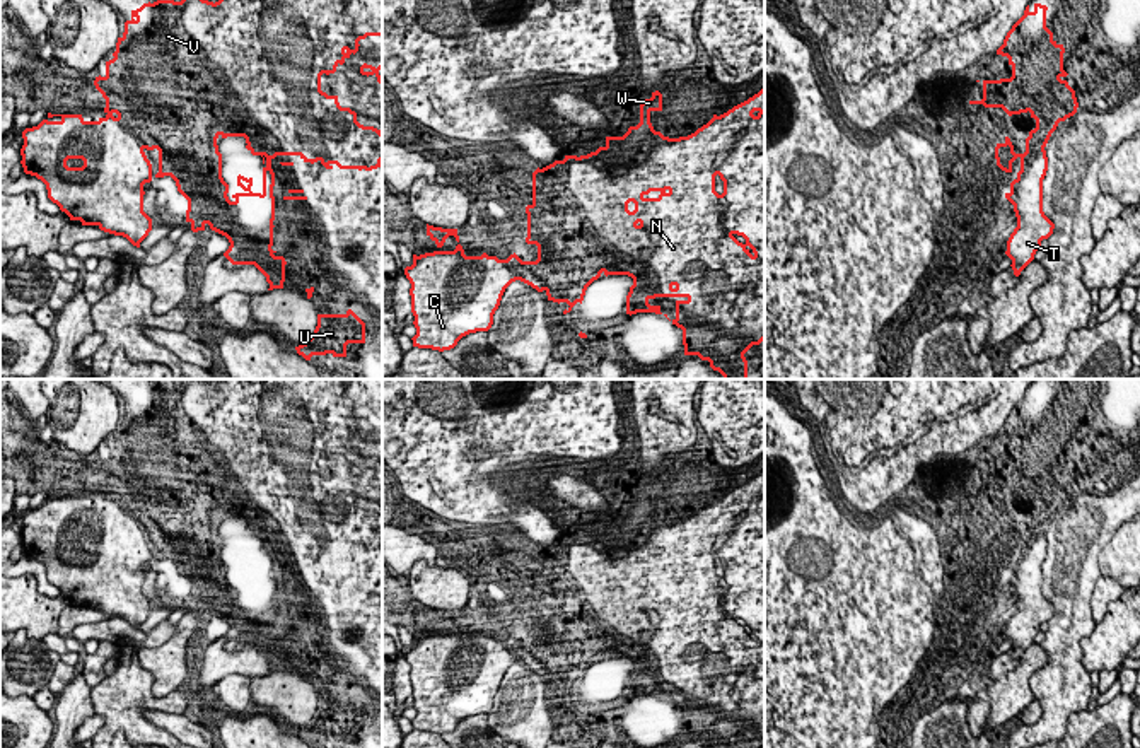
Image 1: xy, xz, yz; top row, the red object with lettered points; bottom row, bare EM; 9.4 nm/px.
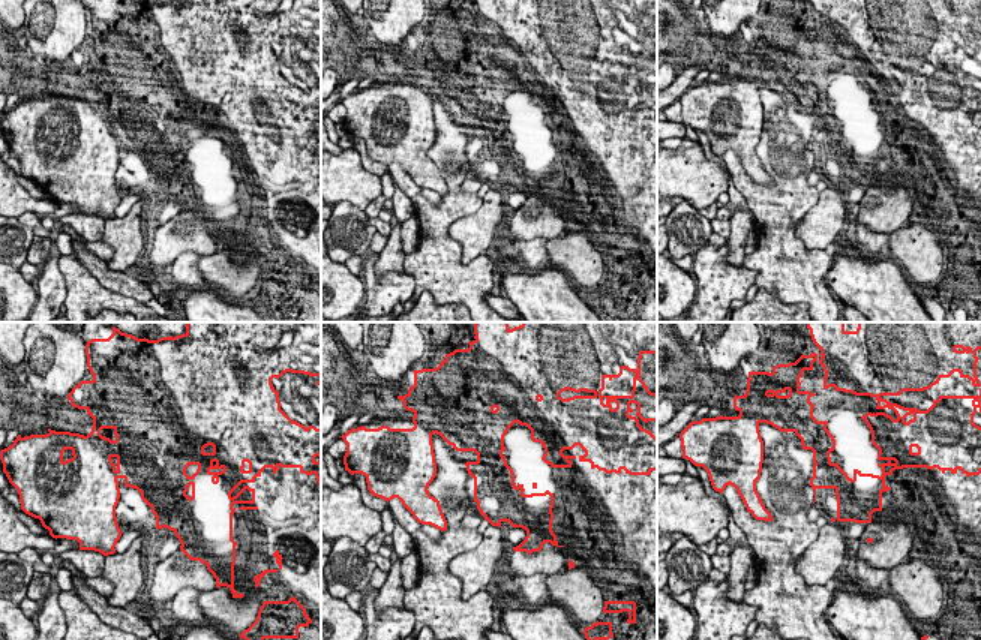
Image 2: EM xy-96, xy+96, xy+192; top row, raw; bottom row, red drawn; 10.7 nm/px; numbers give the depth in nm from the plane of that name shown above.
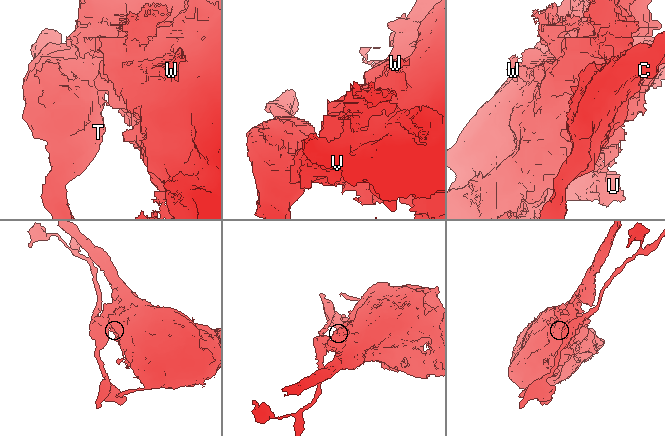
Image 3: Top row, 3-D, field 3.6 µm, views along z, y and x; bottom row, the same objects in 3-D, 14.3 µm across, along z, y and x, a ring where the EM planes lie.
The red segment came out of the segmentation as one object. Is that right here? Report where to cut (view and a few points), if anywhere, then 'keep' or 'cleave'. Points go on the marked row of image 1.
cut xy (115, 118), (132, 123), (145, 146); cleave

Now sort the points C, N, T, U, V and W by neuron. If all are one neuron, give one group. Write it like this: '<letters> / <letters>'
C T / N U V W

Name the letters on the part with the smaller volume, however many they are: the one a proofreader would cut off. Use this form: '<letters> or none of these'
C, T

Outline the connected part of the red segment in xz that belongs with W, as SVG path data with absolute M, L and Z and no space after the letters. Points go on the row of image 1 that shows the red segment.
M765 87L758 94L749 97L747 101L729 109L727 113L724 113L720 116L713 114L713 118L707 125L703 125L701 128L698 128L695 133L691 133L688 137L669 138L669 137L664 137L660 131L655 131L650 123L652 111L662 111L662 94L659 91L652 92L650 99L645 99L643 102L640 102L640 123L637 126L630 126L623 137L606 137L606 145L599 147L596 152L590 152L590 154L580 155L580 157L565 155L563 161L555 161L553 164L550 164L543 169L538 167L532 172L532 203L526 207L526 213L527 213L526 243L538 246L538 260L524 272L522 282L531 285L538 292L544 290L548 295L548 301L553 301L558 304L567 302L570 306L568 309L563 311L563 314L567 314L572 311L572 307L577 302L582 304L587 287L594 280L597 280L602 273L606 277L608 275L628 275L633 278L633 285L630 287L630 292L626 295L626 314L630 314L630 316L637 314L637 313L662 314L660 306L650 306L649 301L655 299L655 297L676 297L678 299L676 301L676 318L671 323L683 330L684 355L698 355L701 360L708 360L710 367L713 371L718 371L724 376L724 379L747 379L747 360L746 360L744 354L753 345L759 345L765 340Z

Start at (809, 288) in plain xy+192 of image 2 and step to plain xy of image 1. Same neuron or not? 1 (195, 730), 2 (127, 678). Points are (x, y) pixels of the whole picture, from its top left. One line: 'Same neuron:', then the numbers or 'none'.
Same neuron: 2

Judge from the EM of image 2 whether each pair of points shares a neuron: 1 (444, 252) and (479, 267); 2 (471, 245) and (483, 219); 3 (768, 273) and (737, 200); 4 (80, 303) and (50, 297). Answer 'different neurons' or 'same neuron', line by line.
1: same neuron
2: same neuron
3: different neurons
4: different neurons

